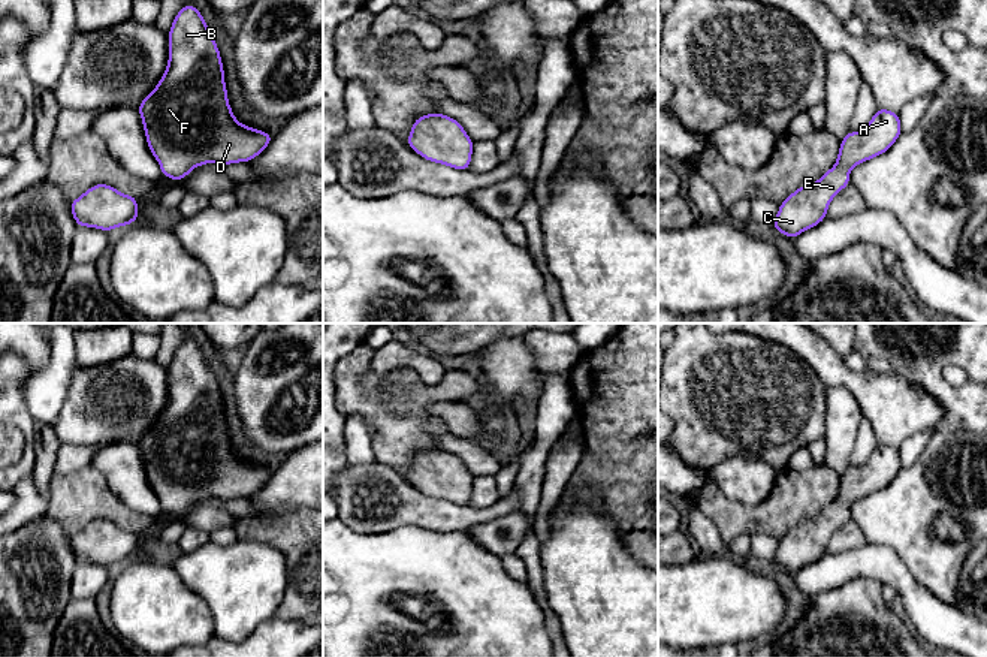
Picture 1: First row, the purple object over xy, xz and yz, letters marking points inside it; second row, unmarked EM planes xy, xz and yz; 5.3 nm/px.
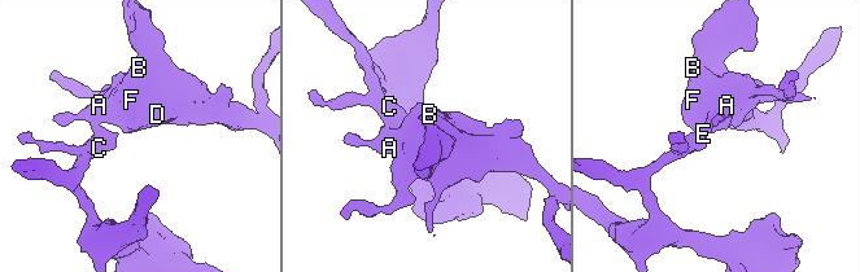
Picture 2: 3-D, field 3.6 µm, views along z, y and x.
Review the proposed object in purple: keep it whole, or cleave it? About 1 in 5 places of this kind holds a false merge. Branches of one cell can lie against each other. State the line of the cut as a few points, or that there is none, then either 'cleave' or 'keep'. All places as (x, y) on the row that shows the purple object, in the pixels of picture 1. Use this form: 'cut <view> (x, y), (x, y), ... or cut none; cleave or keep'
cut none; keep

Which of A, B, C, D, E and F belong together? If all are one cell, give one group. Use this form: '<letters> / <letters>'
A B C D E F

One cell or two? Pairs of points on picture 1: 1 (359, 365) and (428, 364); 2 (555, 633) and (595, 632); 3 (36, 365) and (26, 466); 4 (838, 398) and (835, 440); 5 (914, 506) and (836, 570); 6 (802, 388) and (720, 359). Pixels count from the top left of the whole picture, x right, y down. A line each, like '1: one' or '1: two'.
1: two
2: two
3: two
4: one
5: two
6: one

